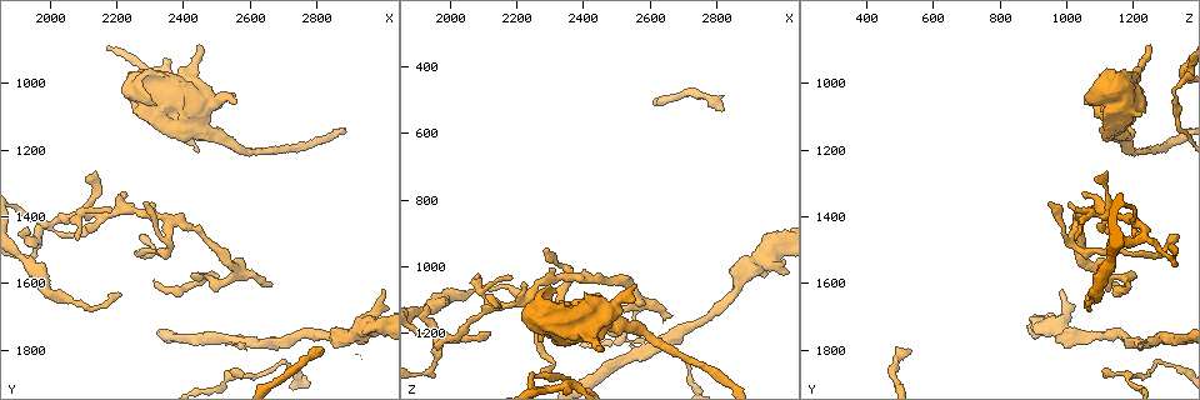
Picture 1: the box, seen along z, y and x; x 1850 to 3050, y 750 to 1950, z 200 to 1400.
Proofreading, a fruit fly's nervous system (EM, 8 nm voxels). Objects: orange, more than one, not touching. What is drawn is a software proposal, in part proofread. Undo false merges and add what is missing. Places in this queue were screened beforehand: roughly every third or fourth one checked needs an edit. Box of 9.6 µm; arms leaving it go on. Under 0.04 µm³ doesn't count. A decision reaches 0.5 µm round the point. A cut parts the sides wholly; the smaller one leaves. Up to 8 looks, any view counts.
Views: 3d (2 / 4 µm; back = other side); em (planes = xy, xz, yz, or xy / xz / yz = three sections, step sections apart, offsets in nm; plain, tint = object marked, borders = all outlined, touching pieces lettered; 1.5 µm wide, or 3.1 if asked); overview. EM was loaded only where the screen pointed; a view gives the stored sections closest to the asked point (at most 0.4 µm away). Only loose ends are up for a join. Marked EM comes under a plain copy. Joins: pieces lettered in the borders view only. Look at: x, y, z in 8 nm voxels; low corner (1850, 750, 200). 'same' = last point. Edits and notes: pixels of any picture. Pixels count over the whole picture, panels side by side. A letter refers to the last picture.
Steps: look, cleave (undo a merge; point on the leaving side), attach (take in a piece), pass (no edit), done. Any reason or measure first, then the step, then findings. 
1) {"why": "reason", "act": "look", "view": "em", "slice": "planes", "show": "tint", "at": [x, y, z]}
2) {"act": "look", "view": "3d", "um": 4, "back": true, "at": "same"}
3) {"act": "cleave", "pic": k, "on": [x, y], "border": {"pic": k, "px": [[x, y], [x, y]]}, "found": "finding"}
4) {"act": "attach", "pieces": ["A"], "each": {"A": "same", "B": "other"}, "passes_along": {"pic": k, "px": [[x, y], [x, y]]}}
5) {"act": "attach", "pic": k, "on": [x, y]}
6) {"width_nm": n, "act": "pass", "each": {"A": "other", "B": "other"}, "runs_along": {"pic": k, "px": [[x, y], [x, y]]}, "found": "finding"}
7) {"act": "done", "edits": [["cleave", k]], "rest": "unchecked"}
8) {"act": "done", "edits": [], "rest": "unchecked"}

{"why": "an open end", "act": "look", "view": "3d", "um": 2, "at": [2660, 1610, 1150]}

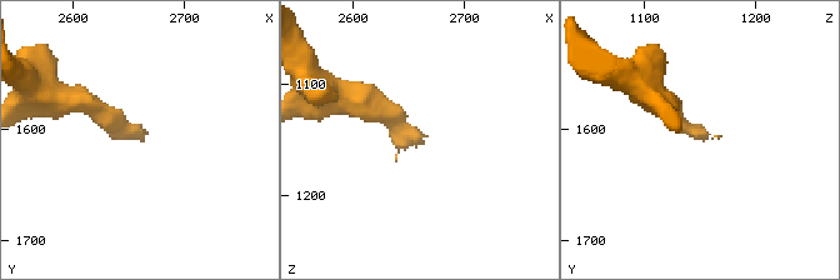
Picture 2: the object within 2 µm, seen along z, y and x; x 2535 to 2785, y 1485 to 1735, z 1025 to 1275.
{"act": "look", "view": "em", "slice": "xy", "step": 8, "show": "tint", "at": [2662, 1610, 1150]}

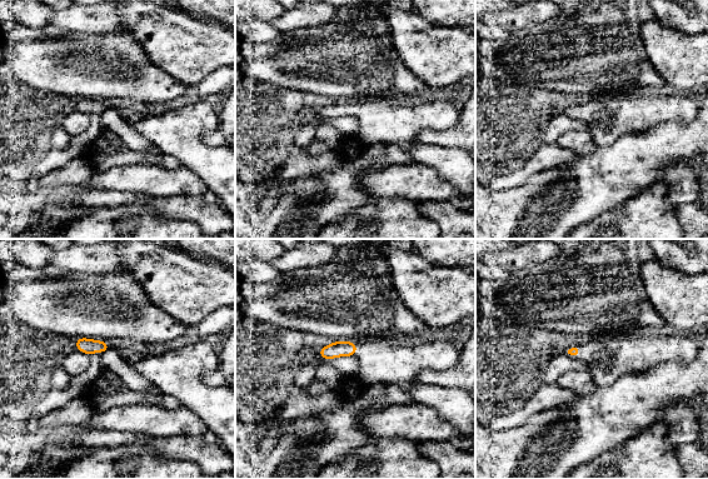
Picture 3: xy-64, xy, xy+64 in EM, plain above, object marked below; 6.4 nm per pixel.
{"act": "look", "view": "em", "slice": "planes", "show": "borders", "at": "same"}

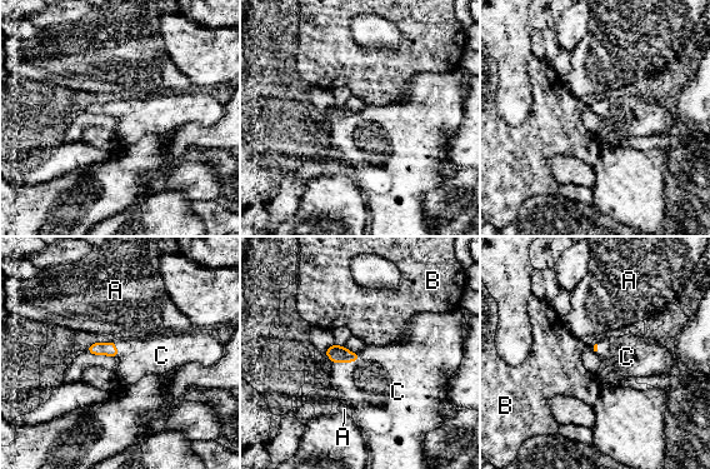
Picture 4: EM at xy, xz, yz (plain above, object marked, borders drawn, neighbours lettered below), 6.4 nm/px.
{"longest_contact_nm": ["C", 190], "act": "attach", "pieces": ["C"], "each": {"A": "other", "B": "other", "C": "same"}, "passes_along": {"pic": 4, "px": [[338, 354], [348, 360], [376, 387]]}, "found": "it goes on there"}

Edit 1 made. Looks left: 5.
{"why": "branch stops here", "act": "look", "view": "em", "slice": "planes", "show": "borders", "at": [2240, 980, 1150]}

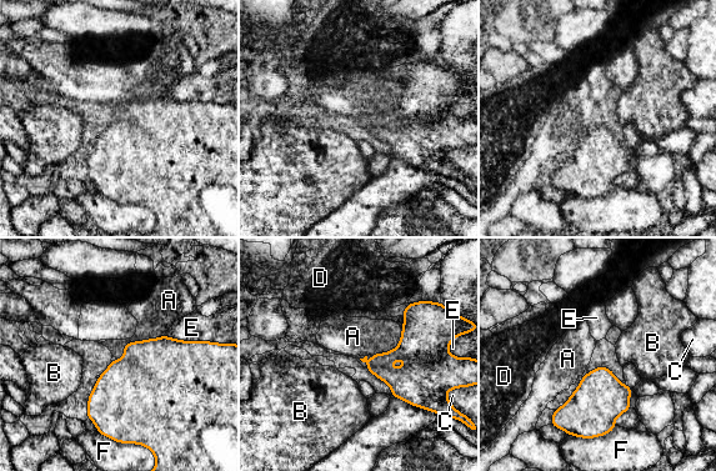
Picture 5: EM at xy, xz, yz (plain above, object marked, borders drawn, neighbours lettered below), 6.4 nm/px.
{"act": "pass", "each": {"A": "other", "B": "other", "C": "other", "D": "other", "E": "other", "F": "other"}, "found": "no lettered piece goes on from it"}

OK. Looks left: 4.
{"act": "done", "edits": [["attach", 4]], "rest": "unchecked"}

